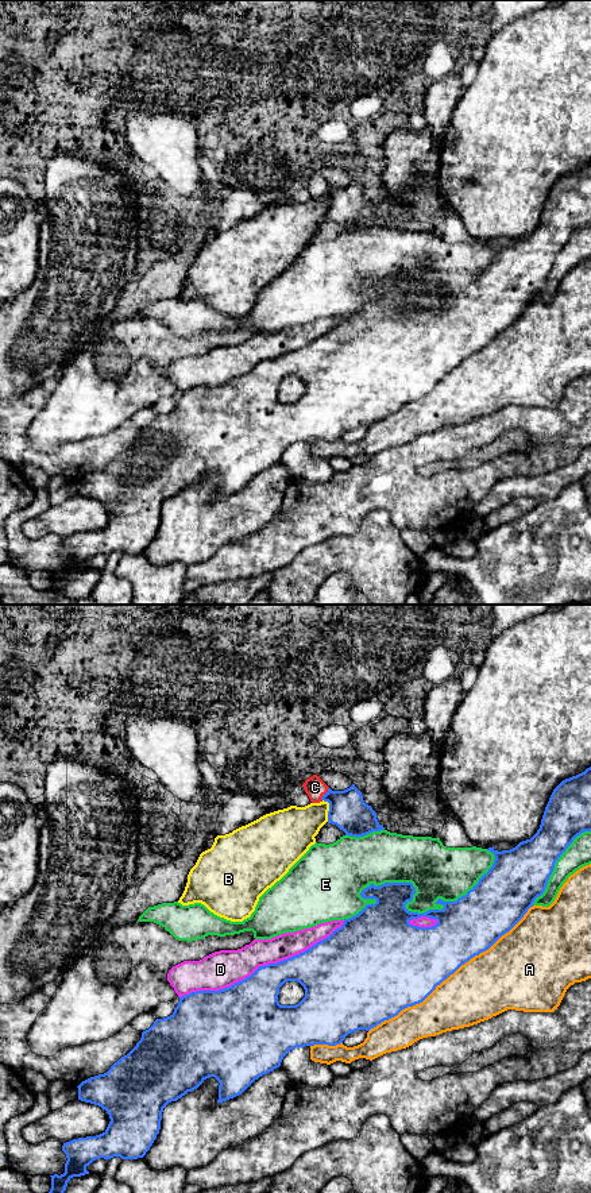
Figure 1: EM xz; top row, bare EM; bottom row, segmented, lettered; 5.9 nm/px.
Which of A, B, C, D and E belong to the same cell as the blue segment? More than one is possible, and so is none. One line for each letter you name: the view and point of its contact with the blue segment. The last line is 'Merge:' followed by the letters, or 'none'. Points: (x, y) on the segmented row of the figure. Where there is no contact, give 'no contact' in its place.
C: contact xz (325, 794)
Merge: C

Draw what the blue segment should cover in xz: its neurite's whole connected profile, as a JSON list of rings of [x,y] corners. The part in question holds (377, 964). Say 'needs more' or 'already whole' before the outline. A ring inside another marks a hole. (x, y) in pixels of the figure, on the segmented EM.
already whole; [[[591,767],[584,772],[563,780],[552,792],[545,807],[540,829],[526,841],[510,850],[487,850],[495,857],[492,866],[478,884],[456,901],[439,899],[443,910],[429,910],[424,914],[410,912],[405,904],[413,900],[416,888],[412,883],[370,884],[360,893],[363,899],[375,899],[358,915],[344,919],[341,927],[310,949],[277,964],[259,966],[247,978],[220,991],[197,991],[179,997],[174,1012],[142,1032],[136,1046],[111,1069],[82,1081],[78,1088],[78,1100],[101,1107],[109,1115],[107,1130],[96,1136],[73,1139],[63,1143],[66,1154],[65,1173],[51,1177],[49,1193],[63,1193],[73,1177],[89,1174],[86,1167],[96,1159],[143,1158],[152,1146],[161,1130],[163,1108],[177,1101],[188,1092],[197,1089],[206,1078],[219,1081],[219,1100],[227,1101],[242,1094],[255,1080],[281,1066],[283,1057],[296,1047],[343,1043],[344,1038],[355,1031],[376,1027],[385,1020],[397,1016],[402,1009],[422,1003],[444,980],[475,955],[488,950],[502,935],[509,933],[533,907],[534,900],[546,888],[556,861],[584,831],[591,831]],[[426,916],[436,919],[432,927],[418,927],[409,922]],[[286,981],[297,981],[305,989],[305,997],[296,1005],[281,1005],[279,988]]]

